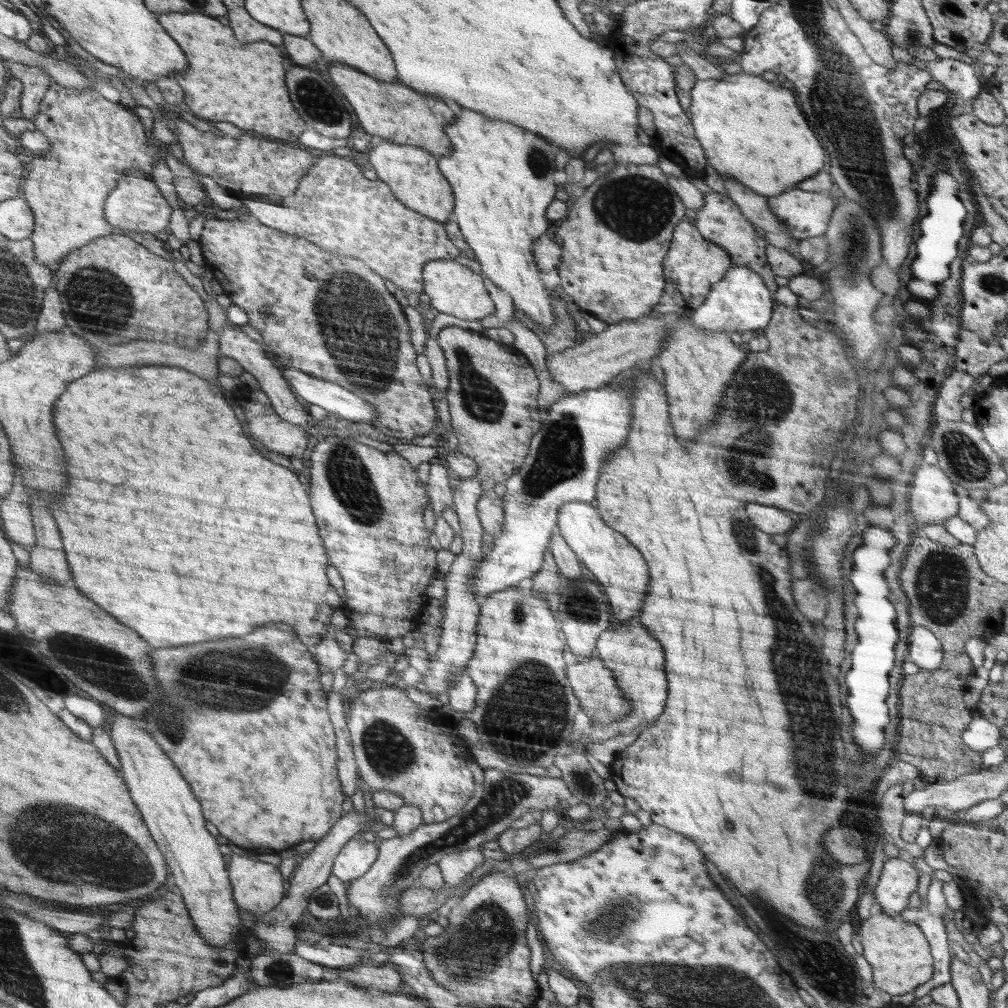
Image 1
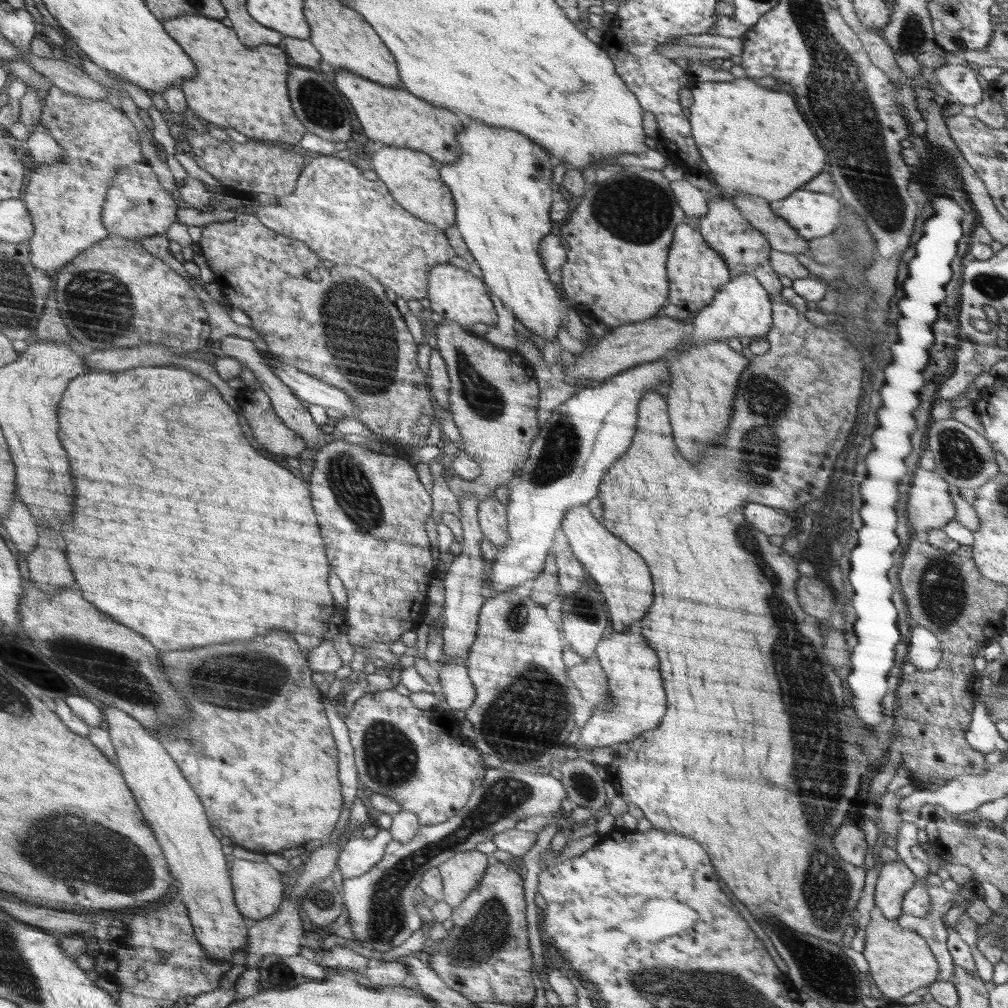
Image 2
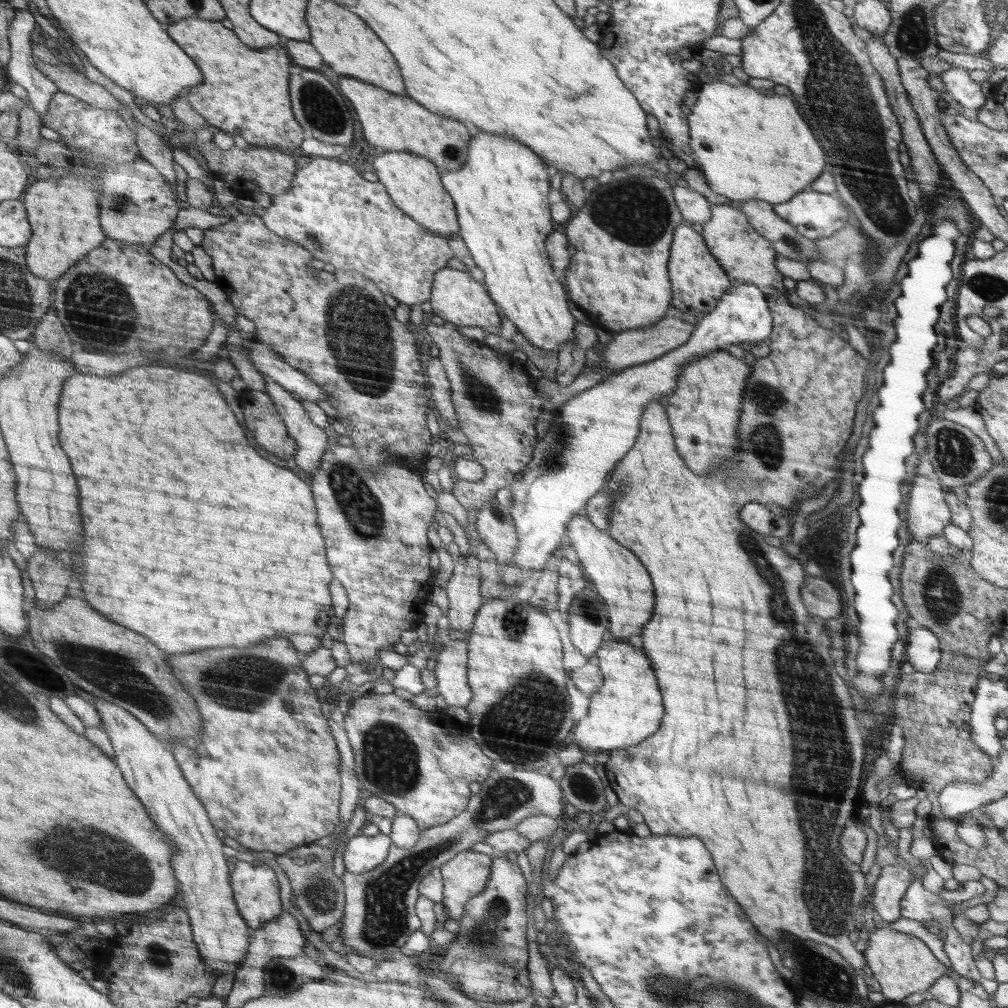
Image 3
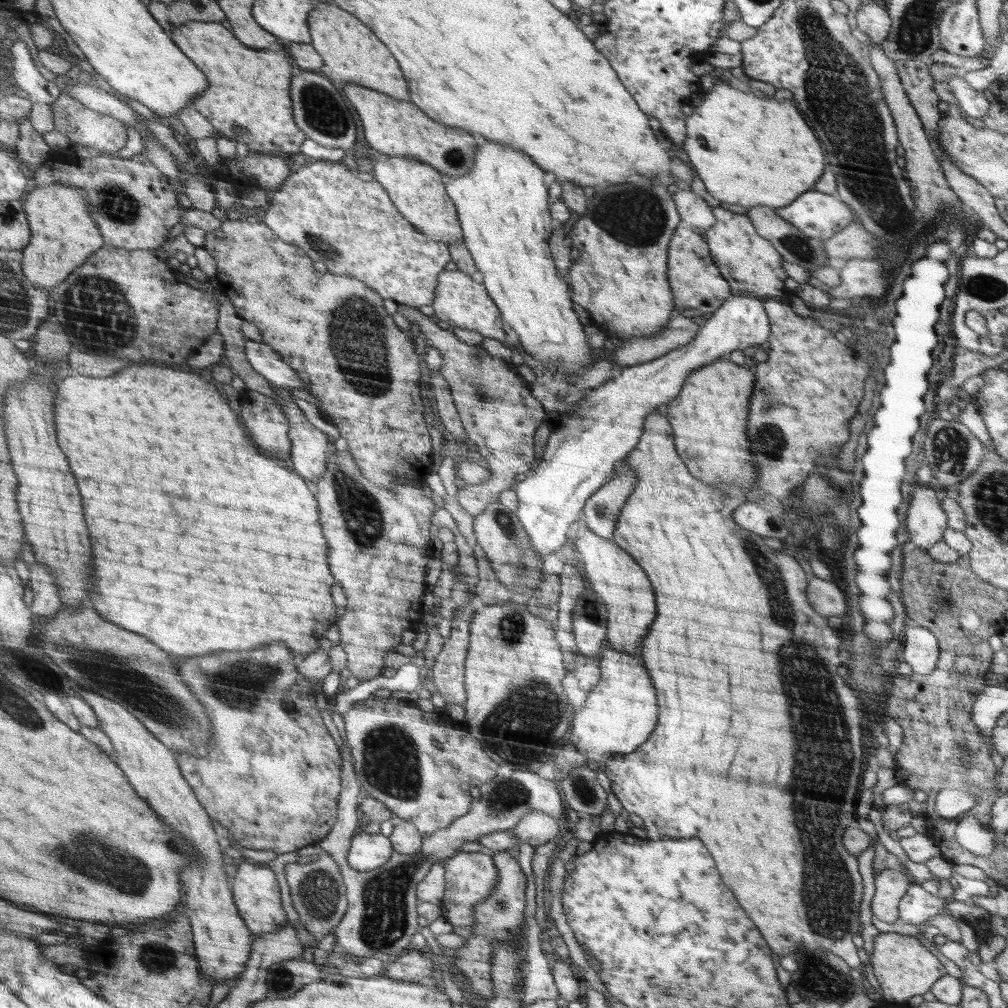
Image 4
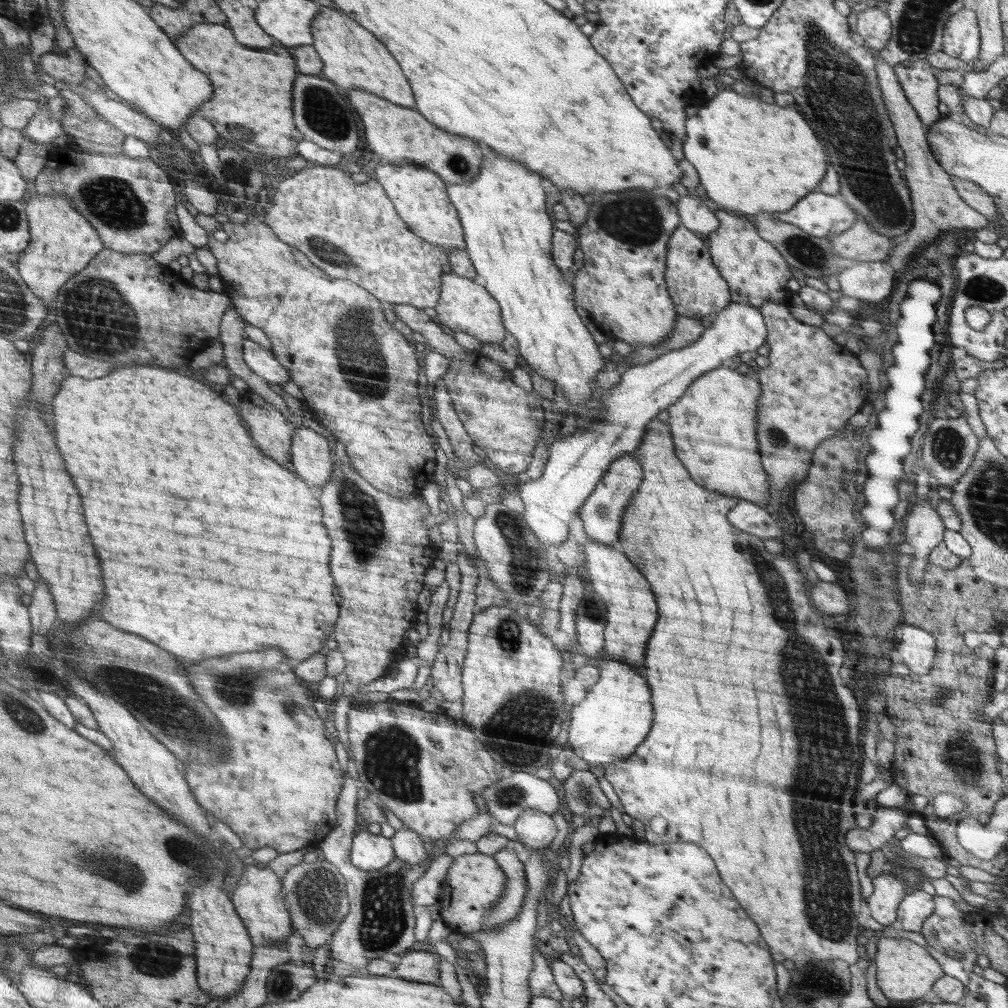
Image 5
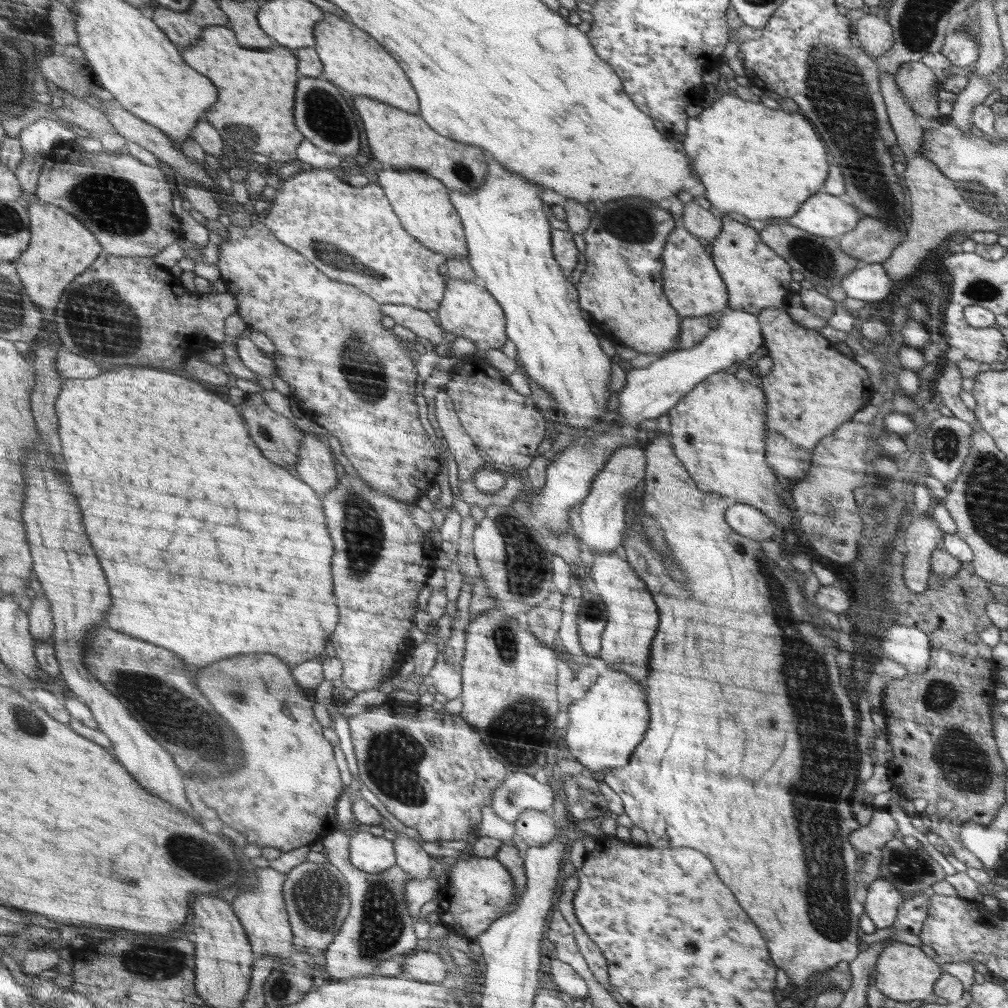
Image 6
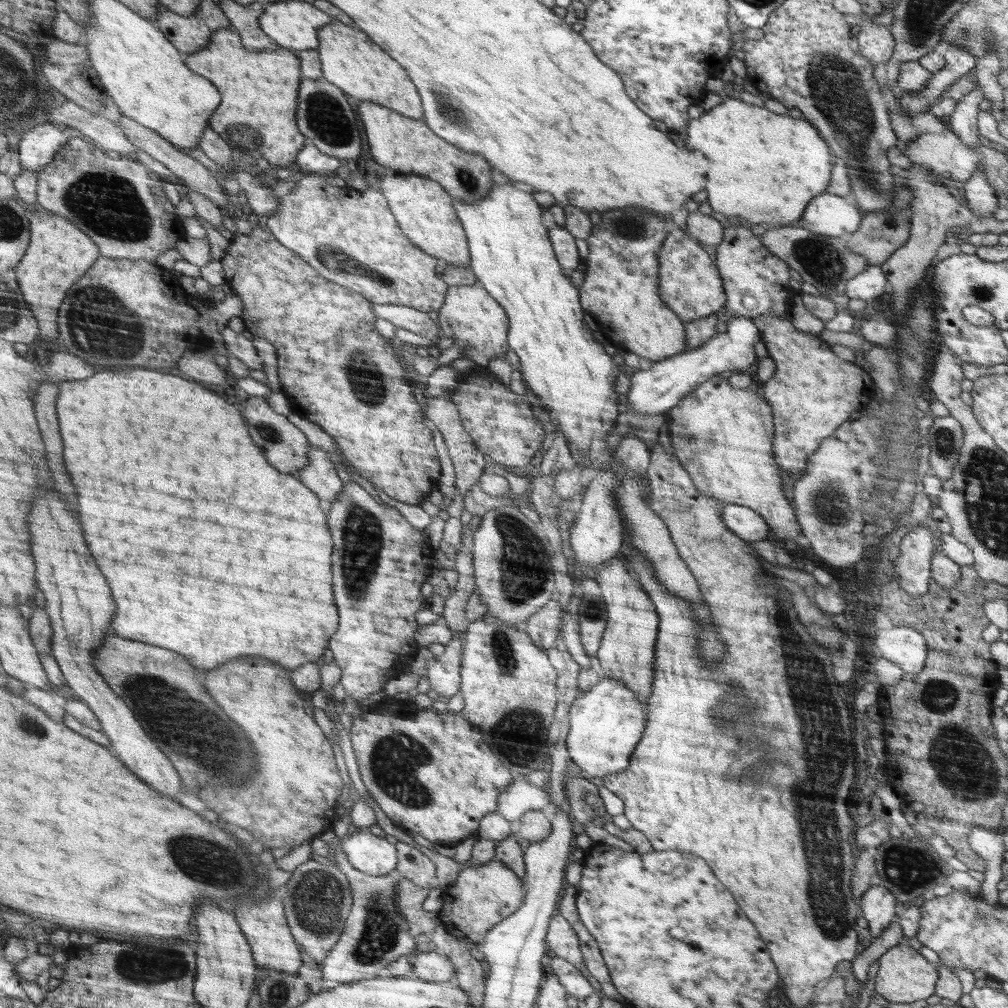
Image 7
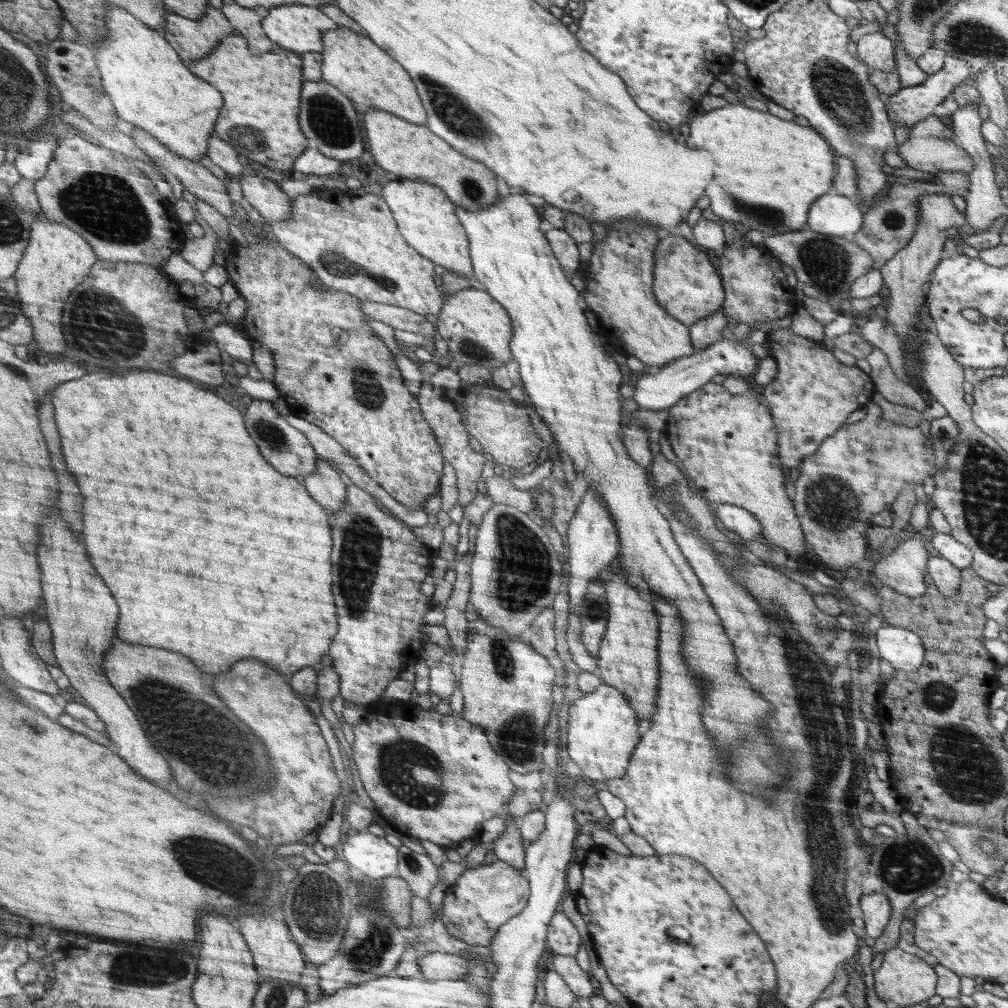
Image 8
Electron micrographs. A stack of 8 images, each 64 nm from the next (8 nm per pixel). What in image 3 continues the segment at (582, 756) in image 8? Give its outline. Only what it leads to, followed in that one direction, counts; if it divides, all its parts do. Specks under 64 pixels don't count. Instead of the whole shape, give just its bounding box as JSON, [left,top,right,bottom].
[571,637,664,754]

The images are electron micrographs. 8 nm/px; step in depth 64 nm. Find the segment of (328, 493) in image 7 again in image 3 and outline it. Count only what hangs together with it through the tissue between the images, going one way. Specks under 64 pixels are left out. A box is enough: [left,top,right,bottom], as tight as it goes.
[263,377,328,478]

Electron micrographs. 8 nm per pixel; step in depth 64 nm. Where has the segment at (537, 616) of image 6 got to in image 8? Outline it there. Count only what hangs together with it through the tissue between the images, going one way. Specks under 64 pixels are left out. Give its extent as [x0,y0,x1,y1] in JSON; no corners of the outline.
[527,608,557,658]

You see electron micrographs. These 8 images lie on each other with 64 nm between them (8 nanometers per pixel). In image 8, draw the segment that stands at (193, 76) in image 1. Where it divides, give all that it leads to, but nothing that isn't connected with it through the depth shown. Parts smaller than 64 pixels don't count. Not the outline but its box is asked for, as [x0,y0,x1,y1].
[189,34,308,173]

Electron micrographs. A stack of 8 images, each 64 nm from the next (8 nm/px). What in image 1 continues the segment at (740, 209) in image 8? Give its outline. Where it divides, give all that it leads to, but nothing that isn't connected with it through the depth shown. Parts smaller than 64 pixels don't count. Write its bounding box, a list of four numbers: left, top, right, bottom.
[689,72,826,197]

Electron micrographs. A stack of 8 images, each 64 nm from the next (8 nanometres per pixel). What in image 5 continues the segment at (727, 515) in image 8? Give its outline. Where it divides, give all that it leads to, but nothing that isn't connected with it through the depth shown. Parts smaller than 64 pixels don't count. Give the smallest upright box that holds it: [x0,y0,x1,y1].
[728,499,780,540]

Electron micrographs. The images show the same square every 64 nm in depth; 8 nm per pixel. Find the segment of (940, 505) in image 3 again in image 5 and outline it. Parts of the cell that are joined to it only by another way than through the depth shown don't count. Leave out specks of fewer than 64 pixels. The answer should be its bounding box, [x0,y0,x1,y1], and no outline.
[905,491,945,584]

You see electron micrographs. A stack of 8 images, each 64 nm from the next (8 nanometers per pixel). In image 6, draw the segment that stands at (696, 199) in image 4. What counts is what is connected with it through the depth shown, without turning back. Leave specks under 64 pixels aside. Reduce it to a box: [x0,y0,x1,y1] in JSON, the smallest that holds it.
[681,200,723,242]

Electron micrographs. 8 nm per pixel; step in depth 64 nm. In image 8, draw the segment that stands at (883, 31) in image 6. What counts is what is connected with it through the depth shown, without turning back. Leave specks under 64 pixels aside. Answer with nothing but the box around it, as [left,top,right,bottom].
[856,31,894,70]

